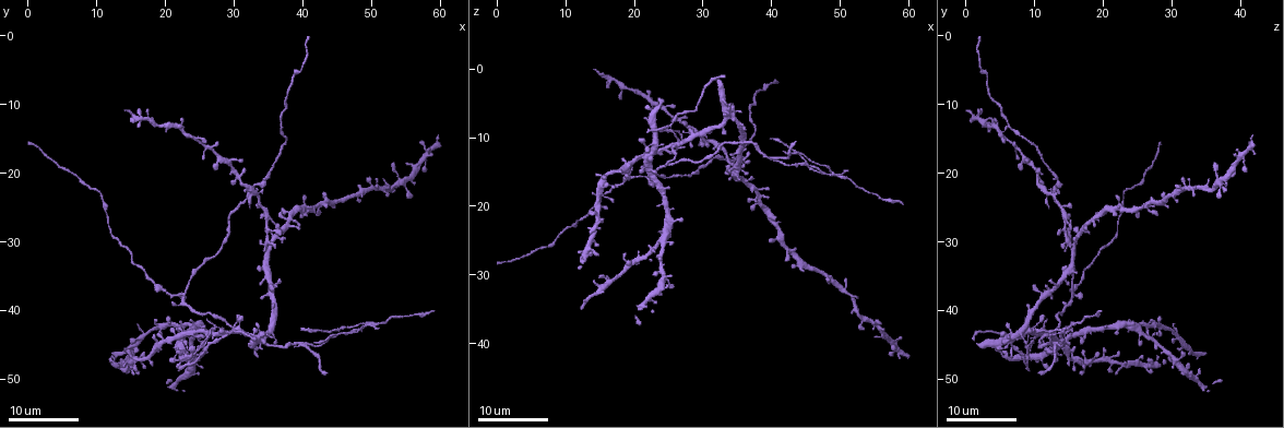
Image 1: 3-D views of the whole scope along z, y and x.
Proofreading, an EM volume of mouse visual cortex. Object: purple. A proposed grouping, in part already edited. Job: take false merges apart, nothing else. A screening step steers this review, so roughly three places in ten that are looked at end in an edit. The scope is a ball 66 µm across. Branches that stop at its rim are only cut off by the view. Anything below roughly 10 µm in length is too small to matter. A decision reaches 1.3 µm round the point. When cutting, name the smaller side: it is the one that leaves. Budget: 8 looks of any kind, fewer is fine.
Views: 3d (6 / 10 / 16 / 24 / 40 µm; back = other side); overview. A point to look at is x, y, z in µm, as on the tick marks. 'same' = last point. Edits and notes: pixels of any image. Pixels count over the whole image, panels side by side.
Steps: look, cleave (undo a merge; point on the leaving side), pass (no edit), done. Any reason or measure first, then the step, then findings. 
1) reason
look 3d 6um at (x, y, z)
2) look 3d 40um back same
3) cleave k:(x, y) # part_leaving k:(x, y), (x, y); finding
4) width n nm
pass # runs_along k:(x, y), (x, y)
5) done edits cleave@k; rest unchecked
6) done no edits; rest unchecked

abrupt turn
look 3d 24um at (34.0, 44.0, 6.5)

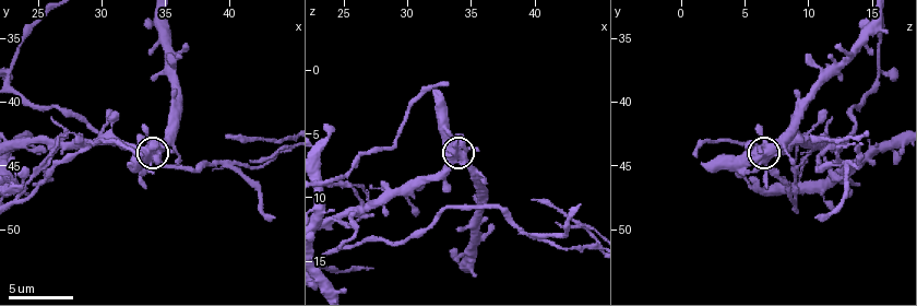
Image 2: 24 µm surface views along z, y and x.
zoom in
look 3d 10um at (34.0, 43.8, 6.8)

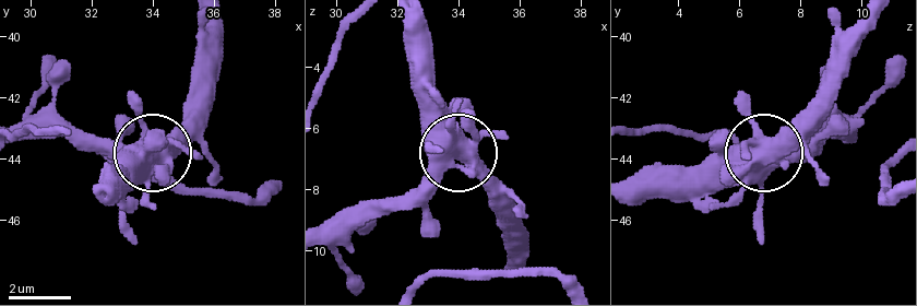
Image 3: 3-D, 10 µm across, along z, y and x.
pass # one neuron here

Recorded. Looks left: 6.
look 3d 10um at (38.8, 44.8, 12.6)

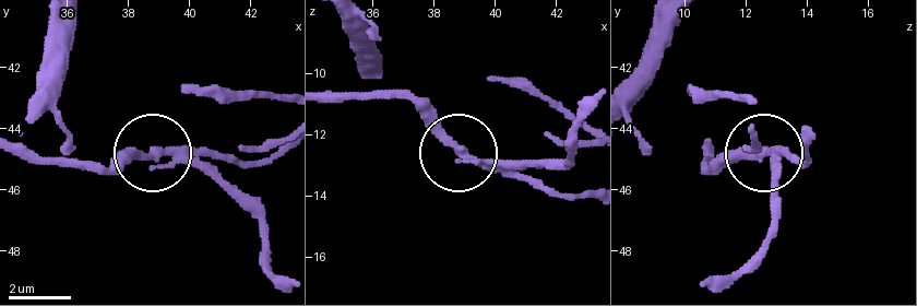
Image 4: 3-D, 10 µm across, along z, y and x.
cleave 4:(216, 159) # part_leaving 4:(174, 153), (250, 161), (281, 155); two neurons meet here

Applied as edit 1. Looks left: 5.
redraw
look overview

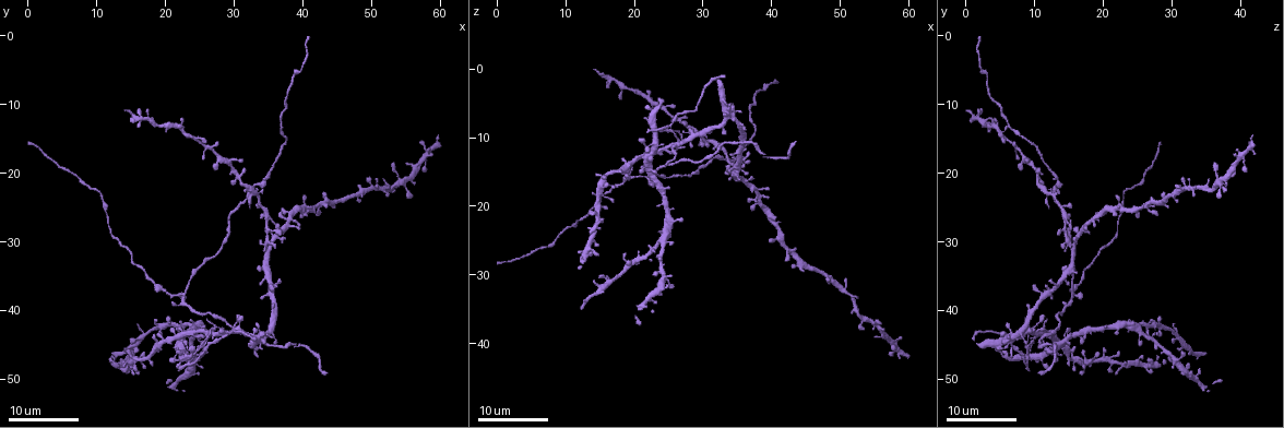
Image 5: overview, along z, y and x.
four or more arms meet
look 3d 24um at (22.5, 38.0, 16.0)

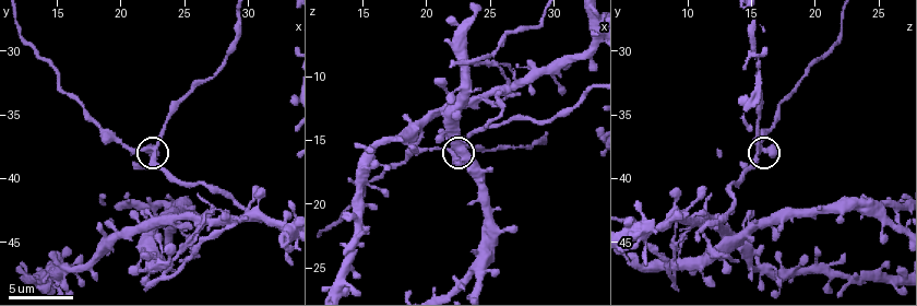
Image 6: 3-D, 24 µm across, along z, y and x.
look 3d 6um at (22.0, 37.8, 16.0)

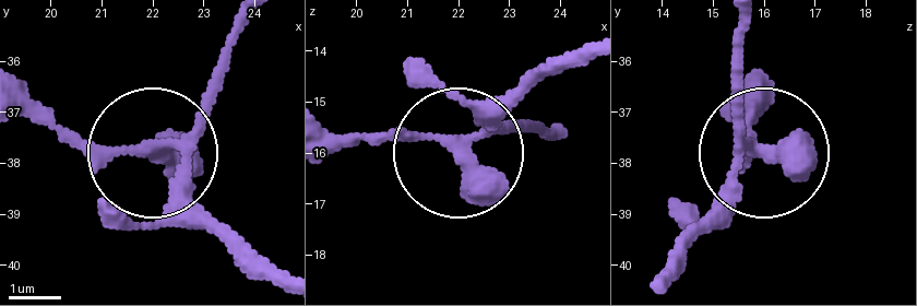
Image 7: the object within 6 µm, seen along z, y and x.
width 290 nm
pass # runs_along 7:(245, 26), (205, 105), (162, 149), (240, 244); continuous, no second neuron

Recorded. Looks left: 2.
looks like a crossing
look 3d 16um at (33.5, 23.0, 12.5)

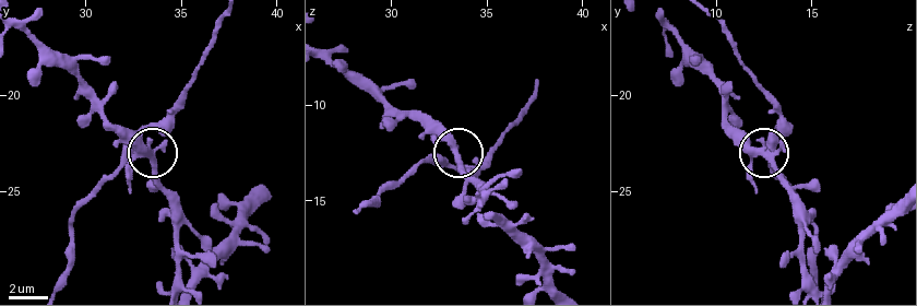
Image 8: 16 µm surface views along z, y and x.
look 3d 10um at (33.3, 22.9, 12.3)

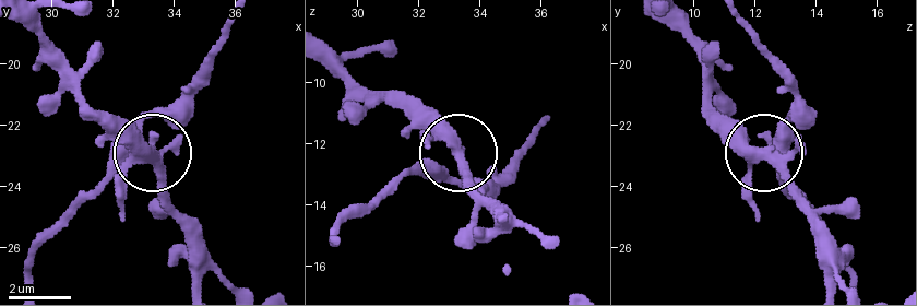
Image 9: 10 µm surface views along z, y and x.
width 420 nm
pass # runs_along 9:(191, 256), (188, 227), (167, 196), (165, 165), (107, 113); continuous, no second neuron

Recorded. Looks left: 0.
done edits cleave@4; rest unchecked

